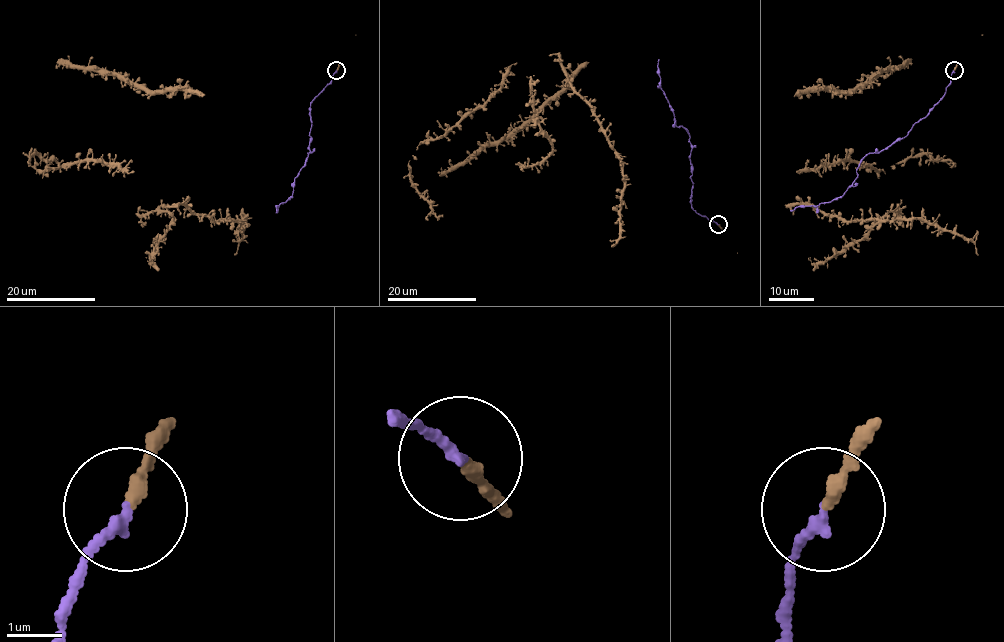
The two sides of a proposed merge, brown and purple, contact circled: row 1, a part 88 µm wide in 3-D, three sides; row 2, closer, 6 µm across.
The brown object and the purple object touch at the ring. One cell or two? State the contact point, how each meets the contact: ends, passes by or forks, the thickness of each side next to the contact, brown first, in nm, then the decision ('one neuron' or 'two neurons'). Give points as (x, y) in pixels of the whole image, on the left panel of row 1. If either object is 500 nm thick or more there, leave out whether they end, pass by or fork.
place (336, 70); brown ends; purple ends; calibres 240 and 200 nm; one neuron

